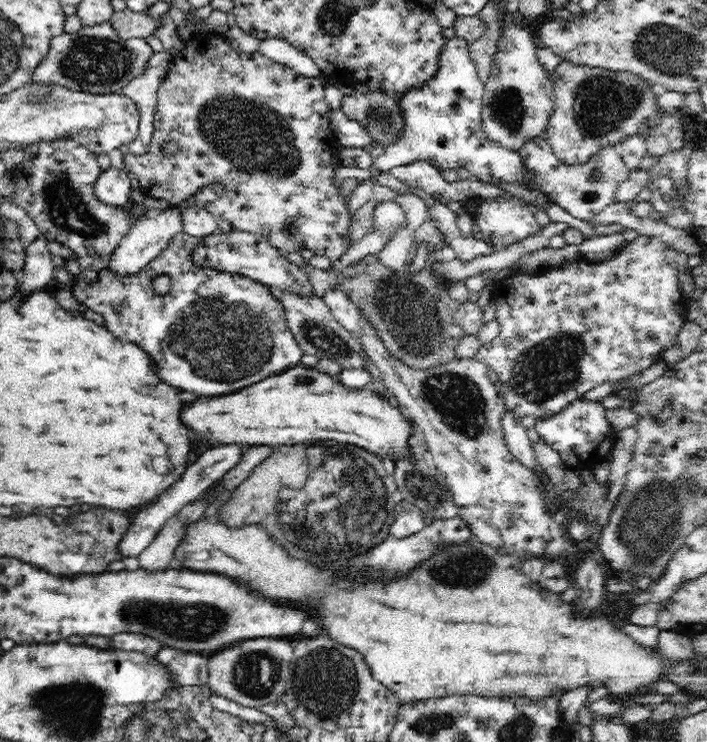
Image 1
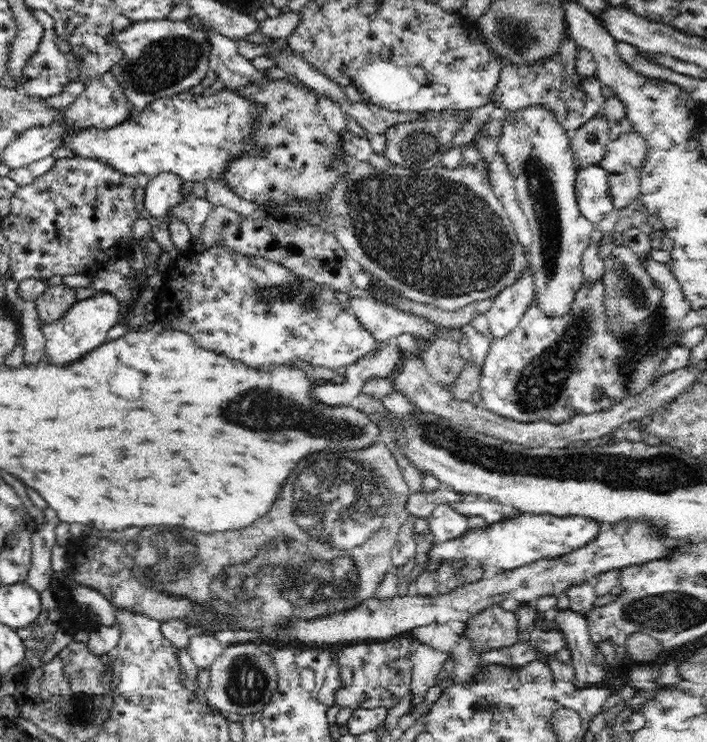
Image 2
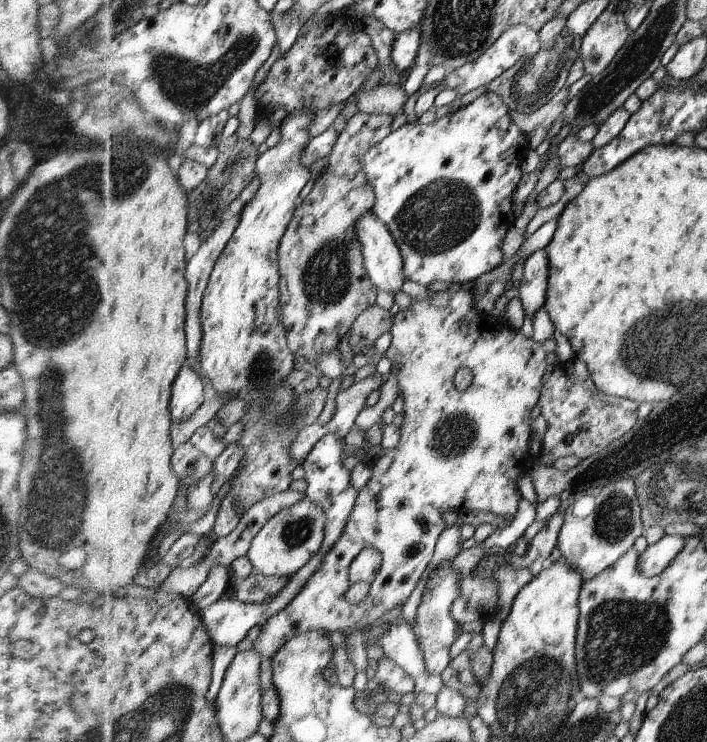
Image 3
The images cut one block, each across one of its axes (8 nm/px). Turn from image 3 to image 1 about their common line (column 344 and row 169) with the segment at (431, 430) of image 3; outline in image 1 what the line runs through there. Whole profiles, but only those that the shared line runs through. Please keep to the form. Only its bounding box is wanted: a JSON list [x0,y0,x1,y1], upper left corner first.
[520,138,631,221]

